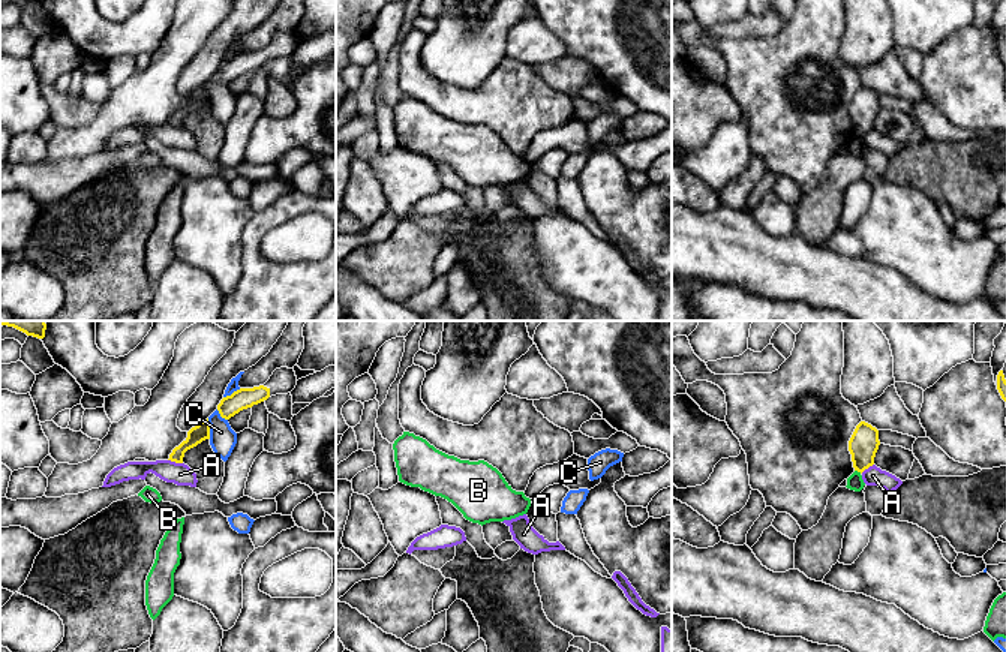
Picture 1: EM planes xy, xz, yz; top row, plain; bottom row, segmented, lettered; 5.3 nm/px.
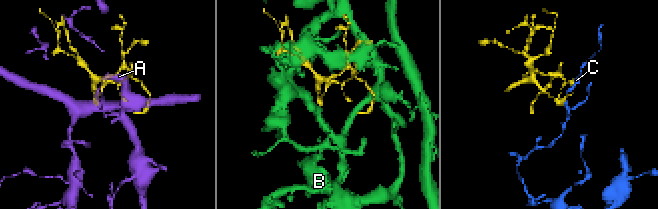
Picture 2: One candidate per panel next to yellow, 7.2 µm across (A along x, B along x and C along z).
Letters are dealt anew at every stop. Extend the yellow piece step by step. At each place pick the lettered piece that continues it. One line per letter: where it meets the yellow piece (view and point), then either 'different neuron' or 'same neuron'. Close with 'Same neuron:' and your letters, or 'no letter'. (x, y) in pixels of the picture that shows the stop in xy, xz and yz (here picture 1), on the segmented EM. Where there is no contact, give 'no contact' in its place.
A: xy (176, 462) | same neuron
B: yz (858, 471) | different neuron
C: xy (209, 429) | different neuron
Same neuron: A

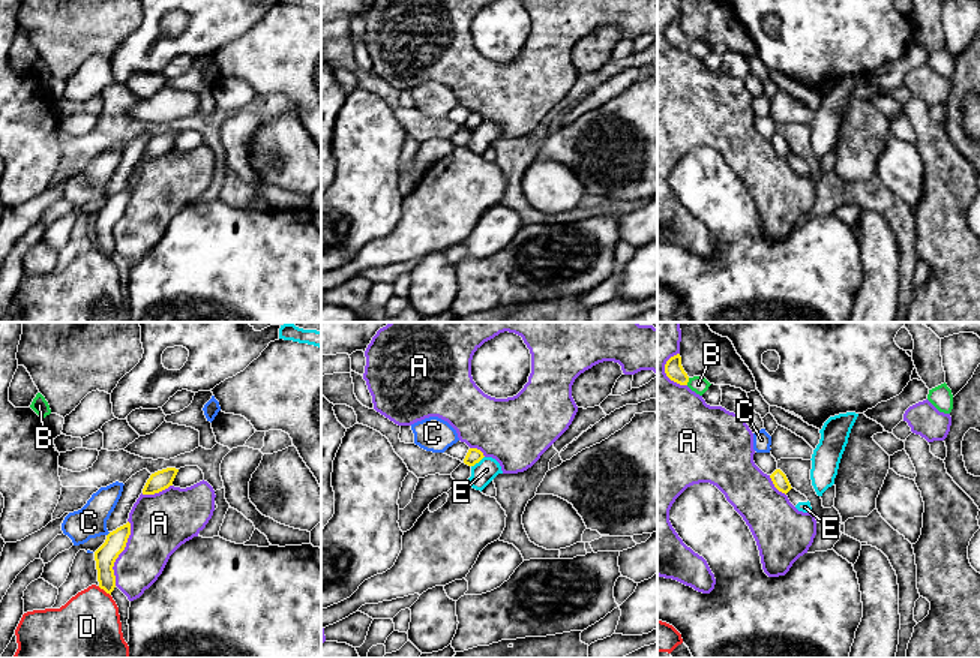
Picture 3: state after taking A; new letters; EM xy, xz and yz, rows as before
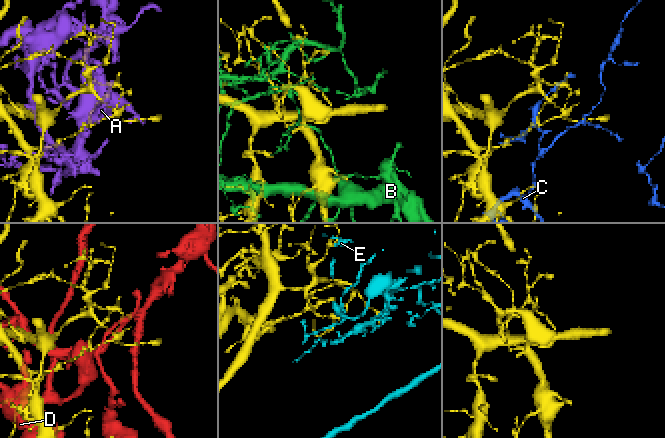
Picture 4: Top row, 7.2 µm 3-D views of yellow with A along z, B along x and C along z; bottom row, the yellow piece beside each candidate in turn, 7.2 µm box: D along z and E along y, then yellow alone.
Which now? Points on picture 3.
A: xy (120, 552) | different neuron
B: yz (688, 381) | different neuron
C: xy (108, 534) | different neuron
D: xy (104, 589) | different neuron
E: xz (477, 462) | different neuron
Same neuron: no letter

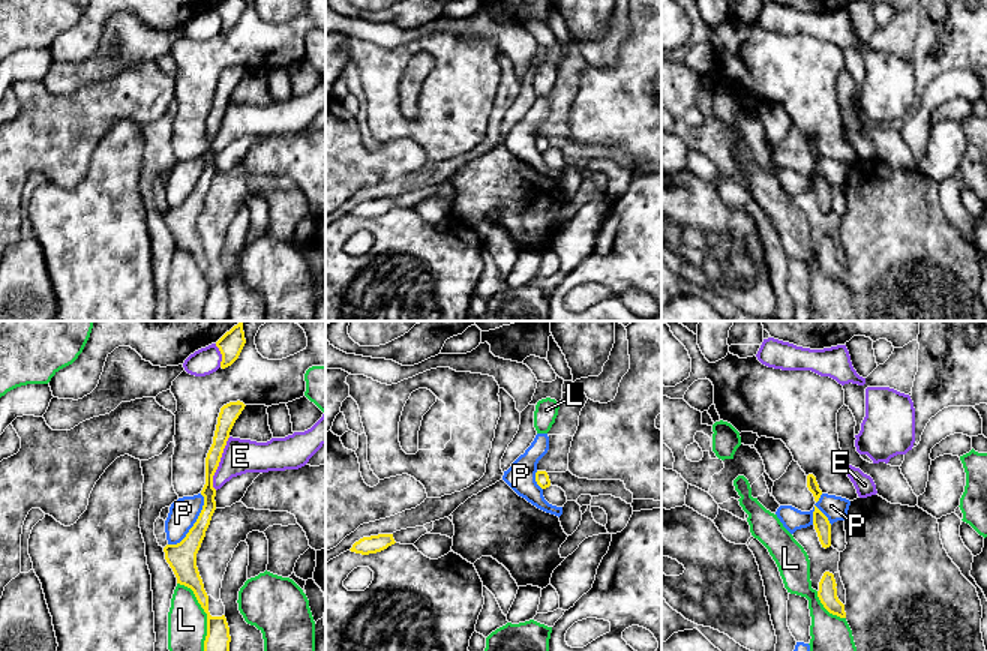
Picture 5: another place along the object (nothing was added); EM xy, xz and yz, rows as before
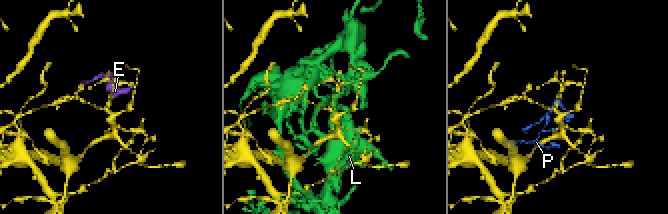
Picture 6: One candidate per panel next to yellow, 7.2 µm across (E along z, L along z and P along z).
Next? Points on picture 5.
E: xy (218, 464) | different neuron
L: xy (206, 612) | different neuron
P: xy (194, 524) | different neuron
Same neuron: no letter

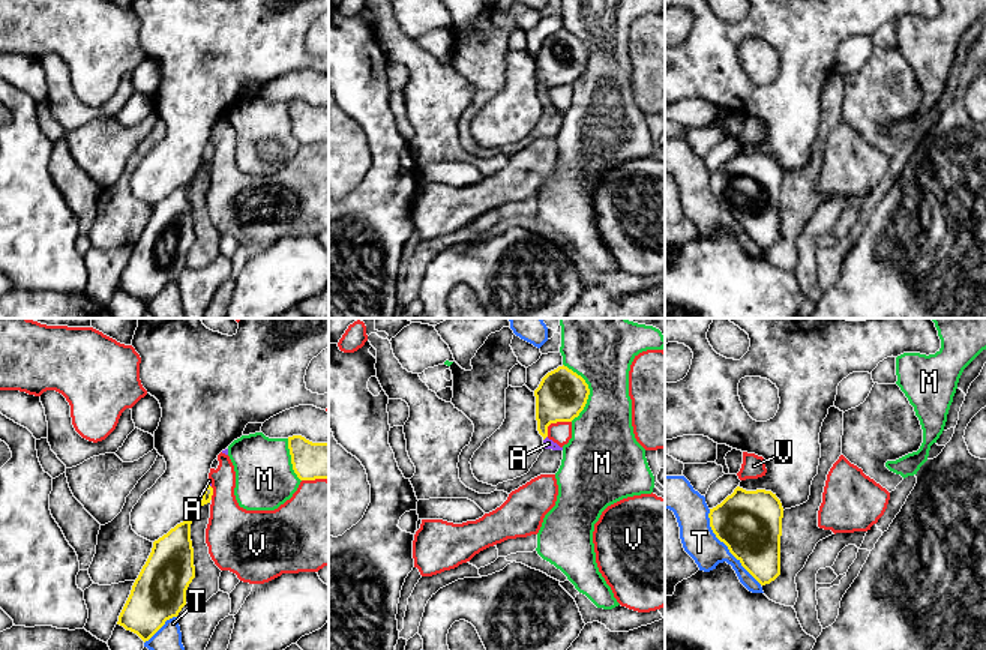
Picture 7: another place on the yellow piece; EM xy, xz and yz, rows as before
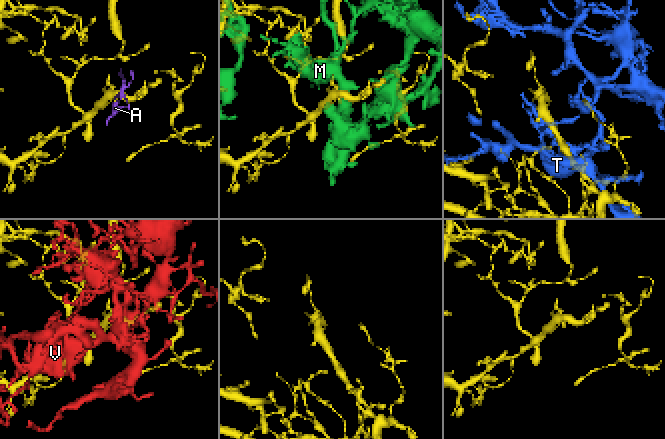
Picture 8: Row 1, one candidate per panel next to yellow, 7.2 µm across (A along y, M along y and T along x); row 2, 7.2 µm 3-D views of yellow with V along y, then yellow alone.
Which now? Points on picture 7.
A: xz (545, 437) | same neuron
M: xz (589, 391) | different neuron
T: yz (727, 545) | different neuron
V: xz (554, 422) | different neuron
Same neuron: A

